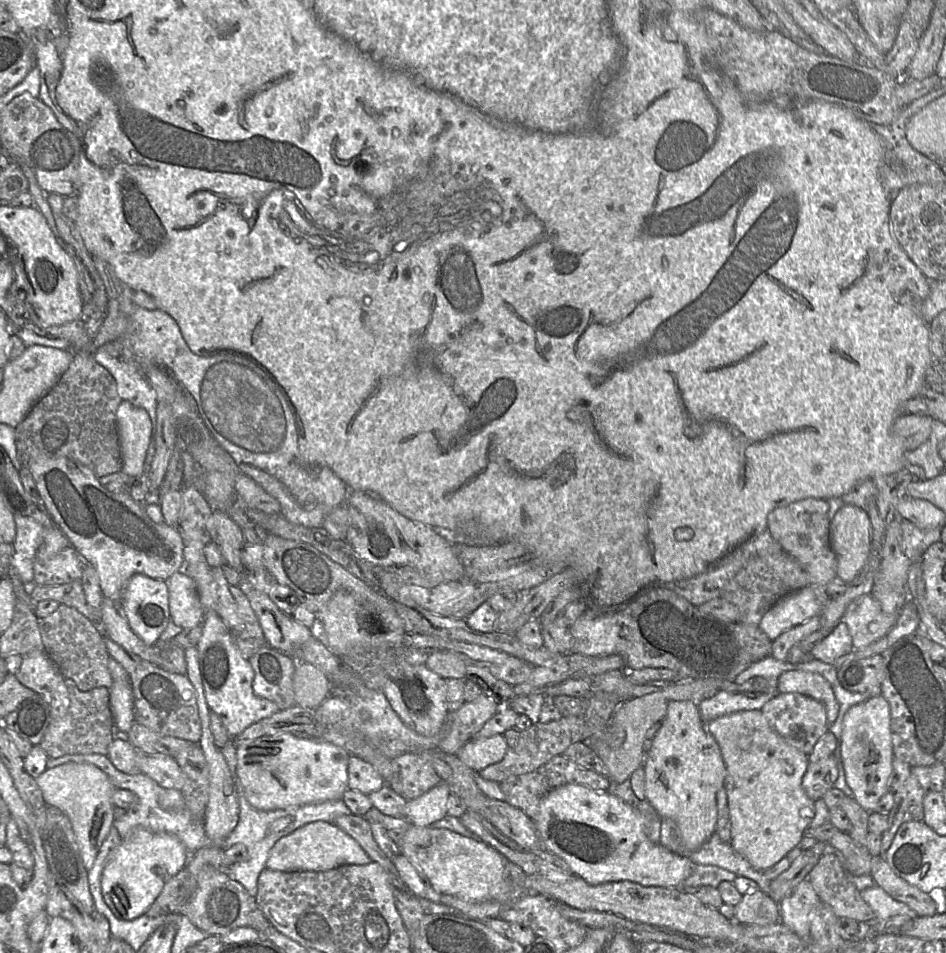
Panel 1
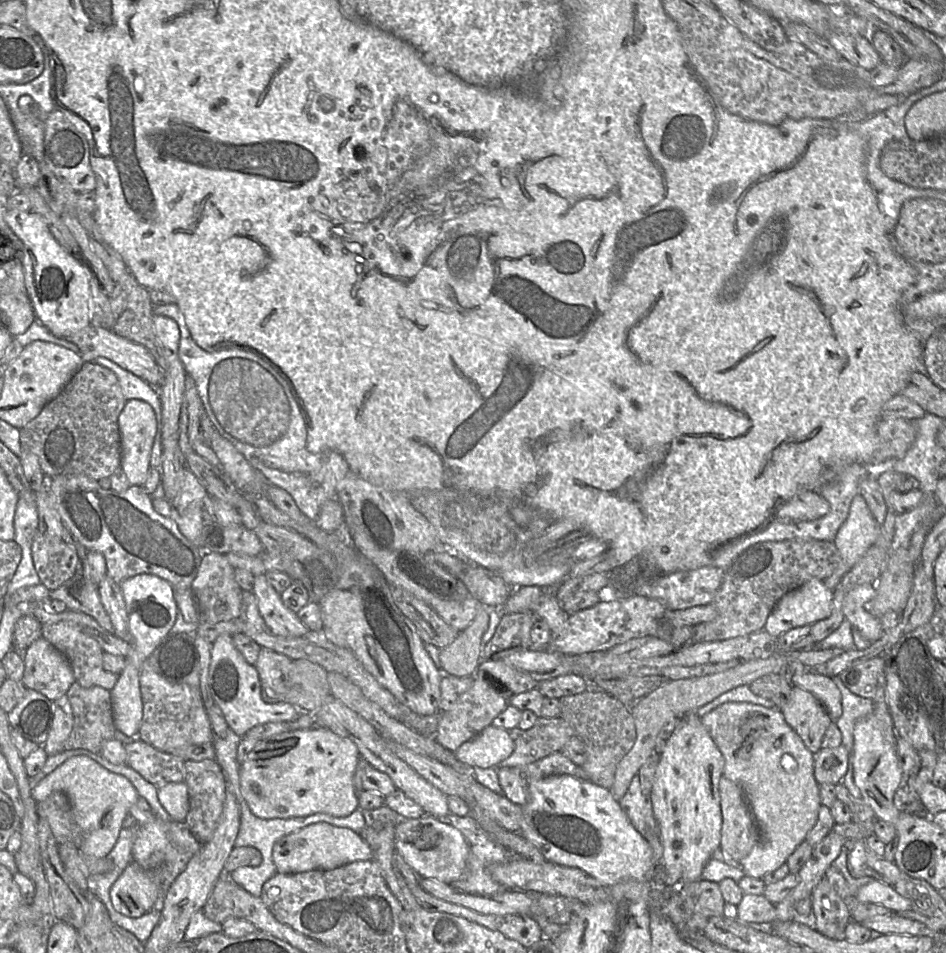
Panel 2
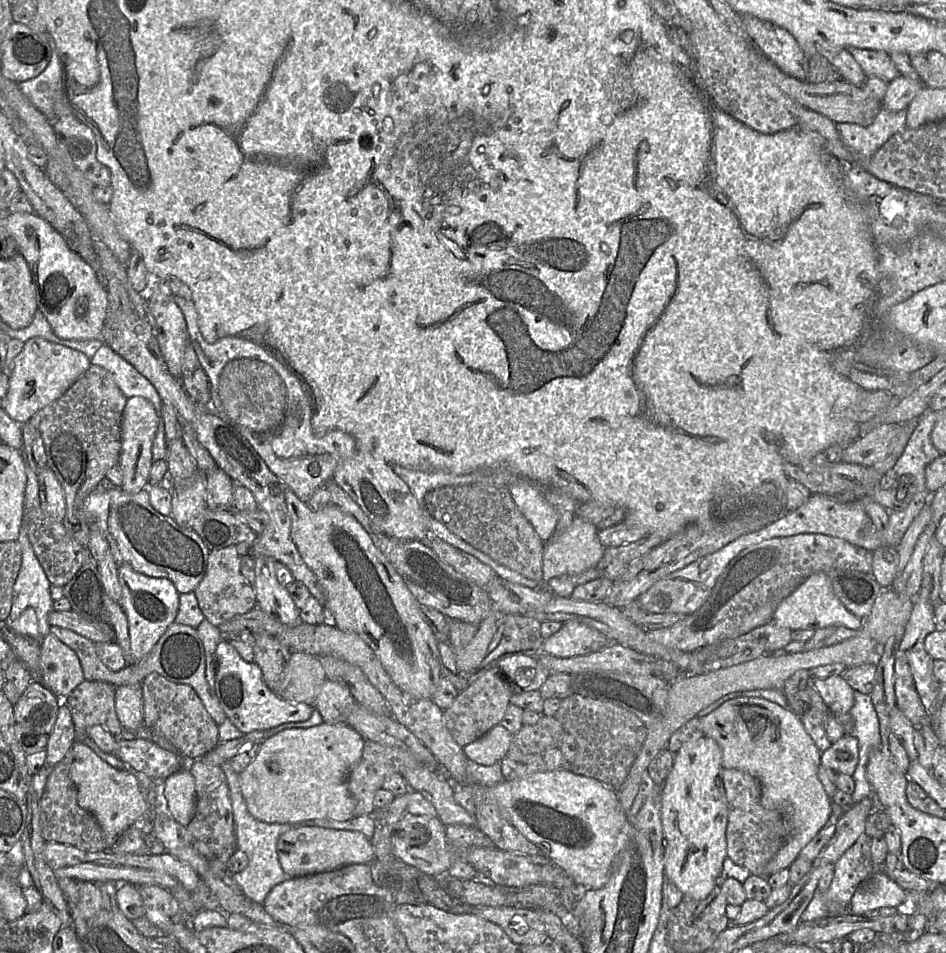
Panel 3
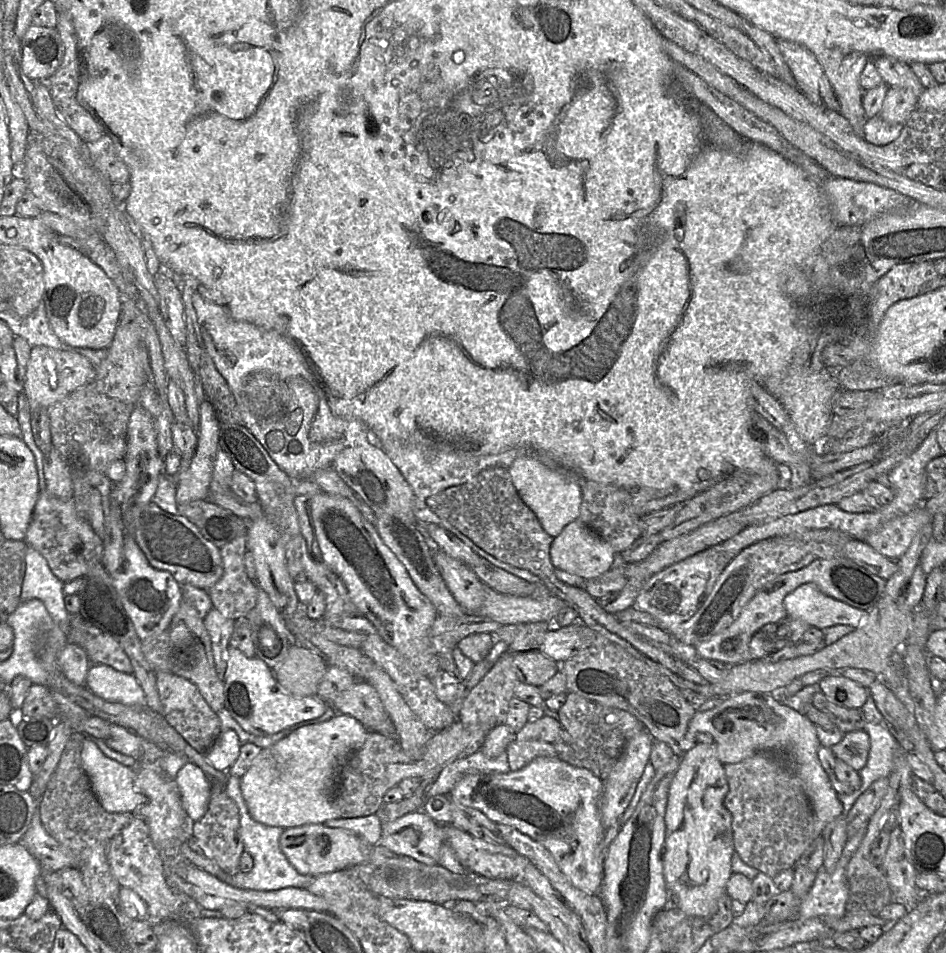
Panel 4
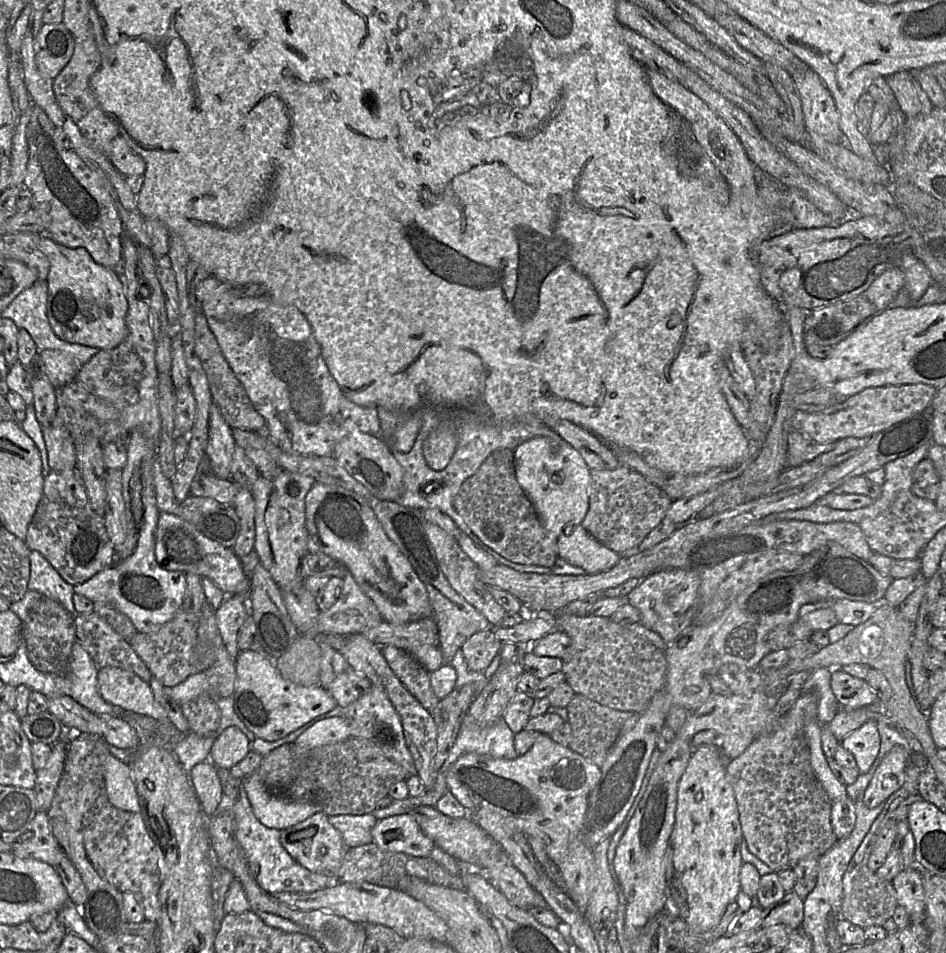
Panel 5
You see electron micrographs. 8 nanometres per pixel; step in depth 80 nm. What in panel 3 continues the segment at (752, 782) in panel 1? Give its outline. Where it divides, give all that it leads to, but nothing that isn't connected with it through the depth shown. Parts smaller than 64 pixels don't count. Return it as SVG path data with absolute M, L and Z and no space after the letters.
M737 697L729 699L709 714L703 717L697 715L694 719L697 721L697 728L721 747L724 768L739 769L757 778L761 785L761 804L764 808L774 810L782 809L784 805L790 806L792 814L786 840L778 853L763 868L763 874L757 876L769 877L782 869L789 868L801 850L825 825L832 807L832 799L827 795L818 777L821 752L805 730L800 716L789 708L764 698Z

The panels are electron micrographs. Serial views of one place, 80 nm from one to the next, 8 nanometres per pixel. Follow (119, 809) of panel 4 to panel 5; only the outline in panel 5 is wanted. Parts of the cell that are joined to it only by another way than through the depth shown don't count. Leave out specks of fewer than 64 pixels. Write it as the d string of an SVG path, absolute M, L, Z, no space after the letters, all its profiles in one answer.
M104 743L99 746L104 756L104 779L110 803L118 809L138 813L138 794L129 765L112 756Z

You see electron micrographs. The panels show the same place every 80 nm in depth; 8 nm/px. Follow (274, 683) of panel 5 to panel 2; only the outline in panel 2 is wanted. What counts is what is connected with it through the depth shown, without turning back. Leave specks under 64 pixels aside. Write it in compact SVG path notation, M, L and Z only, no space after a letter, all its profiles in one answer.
M221 634L212 642L208 681L210 693L222 710L228 727L241 737L254 727L270 722L293 721L301 714L300 709L291 703L267 702L263 698L259 673L235 647L232 635Z

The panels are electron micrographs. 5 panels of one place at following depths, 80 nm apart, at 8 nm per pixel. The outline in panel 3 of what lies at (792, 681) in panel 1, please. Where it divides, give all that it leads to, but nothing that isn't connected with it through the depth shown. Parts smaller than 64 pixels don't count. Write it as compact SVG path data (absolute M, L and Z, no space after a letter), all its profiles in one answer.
M841 675L811 679L810 686L819 693L833 714L849 713L854 705L855 691Z

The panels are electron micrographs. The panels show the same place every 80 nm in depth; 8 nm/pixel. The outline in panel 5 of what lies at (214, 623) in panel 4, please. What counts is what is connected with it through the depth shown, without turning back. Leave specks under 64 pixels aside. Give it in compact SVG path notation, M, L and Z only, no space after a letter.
M228 595L215 609L223 645L233 660L239 653L237 634L248 614L250 614L249 602L245 596Z

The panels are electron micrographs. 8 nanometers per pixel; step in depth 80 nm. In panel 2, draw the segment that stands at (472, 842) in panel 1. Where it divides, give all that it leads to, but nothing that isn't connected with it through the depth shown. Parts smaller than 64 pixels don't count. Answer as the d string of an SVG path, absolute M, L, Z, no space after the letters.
M425 814L420 818L402 819L396 826L395 851L420 878L434 878L451 884L465 872L469 844L459 830L442 823L435 816Z

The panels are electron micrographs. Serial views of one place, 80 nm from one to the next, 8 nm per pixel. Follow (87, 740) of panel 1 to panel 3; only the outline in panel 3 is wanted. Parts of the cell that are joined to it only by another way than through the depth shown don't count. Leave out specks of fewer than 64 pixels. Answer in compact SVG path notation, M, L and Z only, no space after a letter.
M87 681L80 683L64 700L69 707L76 732L76 741L79 736L86 736L88 730L94 725L101 725L112 735L117 737L122 732L122 725L115 710L115 687L106 682Z

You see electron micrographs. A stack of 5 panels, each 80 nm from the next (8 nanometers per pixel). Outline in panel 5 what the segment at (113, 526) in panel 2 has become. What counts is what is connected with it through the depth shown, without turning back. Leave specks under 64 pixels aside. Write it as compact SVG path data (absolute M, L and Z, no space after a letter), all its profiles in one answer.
M160 512L155 533L155 557L166 570L210 578L227 595L250 593L251 579L245 574L241 561L233 550L205 537L178 515Z

